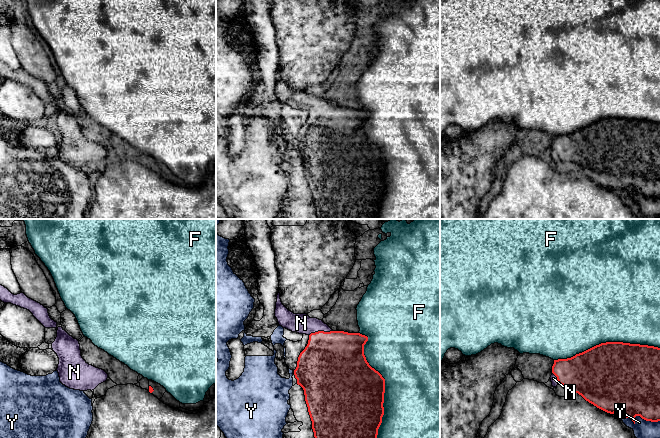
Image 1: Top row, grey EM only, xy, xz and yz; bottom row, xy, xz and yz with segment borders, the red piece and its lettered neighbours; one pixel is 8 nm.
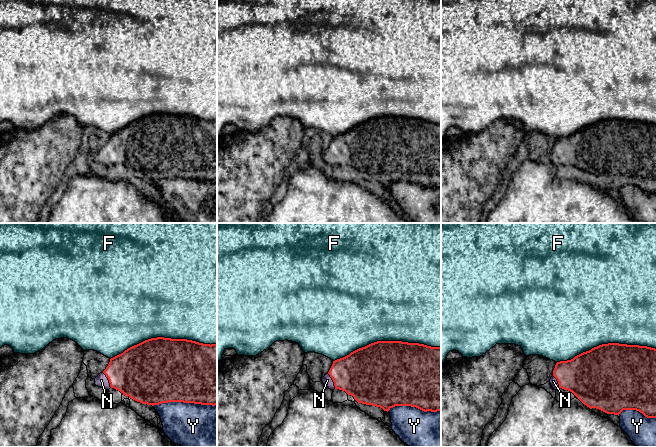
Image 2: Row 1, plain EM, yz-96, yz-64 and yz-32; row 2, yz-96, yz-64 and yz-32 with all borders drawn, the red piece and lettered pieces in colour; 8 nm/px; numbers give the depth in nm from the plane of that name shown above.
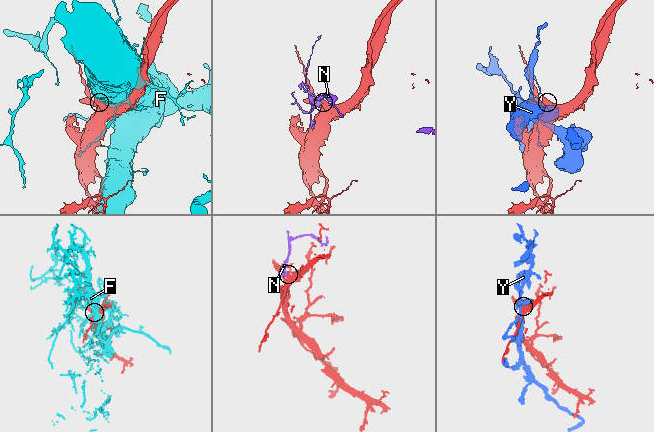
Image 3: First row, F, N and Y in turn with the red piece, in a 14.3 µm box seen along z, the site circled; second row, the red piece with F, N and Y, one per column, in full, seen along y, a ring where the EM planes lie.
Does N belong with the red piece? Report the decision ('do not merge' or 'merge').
merge

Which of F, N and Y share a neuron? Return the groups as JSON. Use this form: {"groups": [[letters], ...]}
{"groups": [["F"], ["N"], ["Y"]]}

